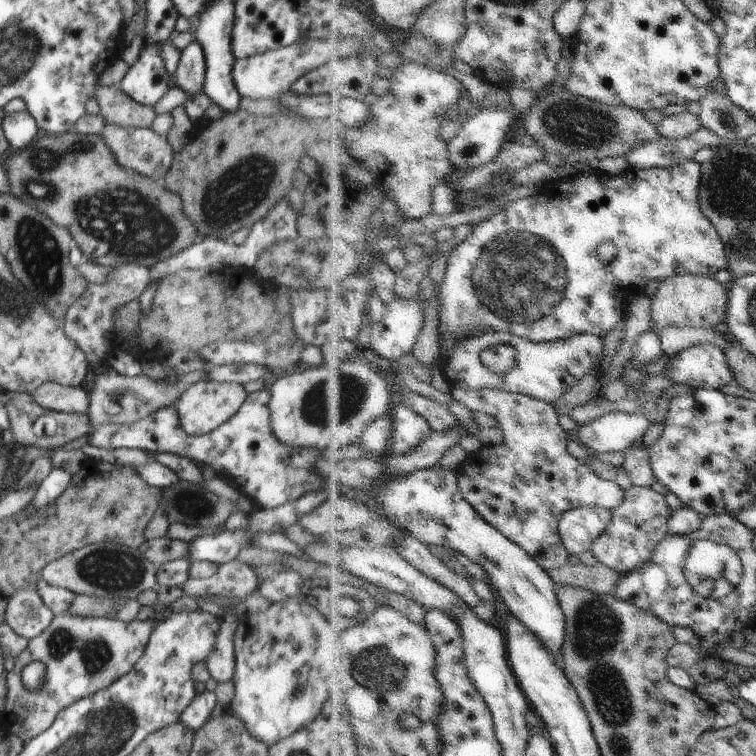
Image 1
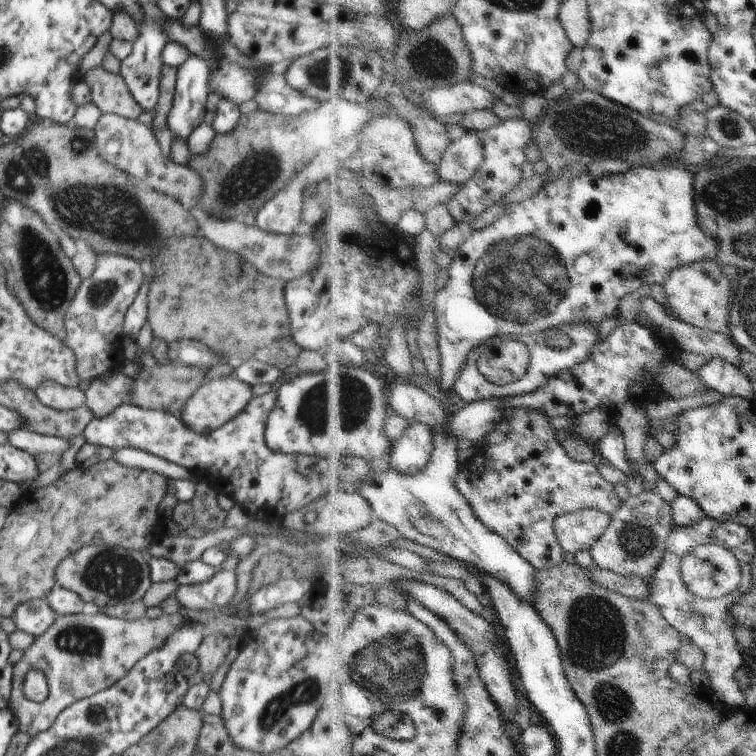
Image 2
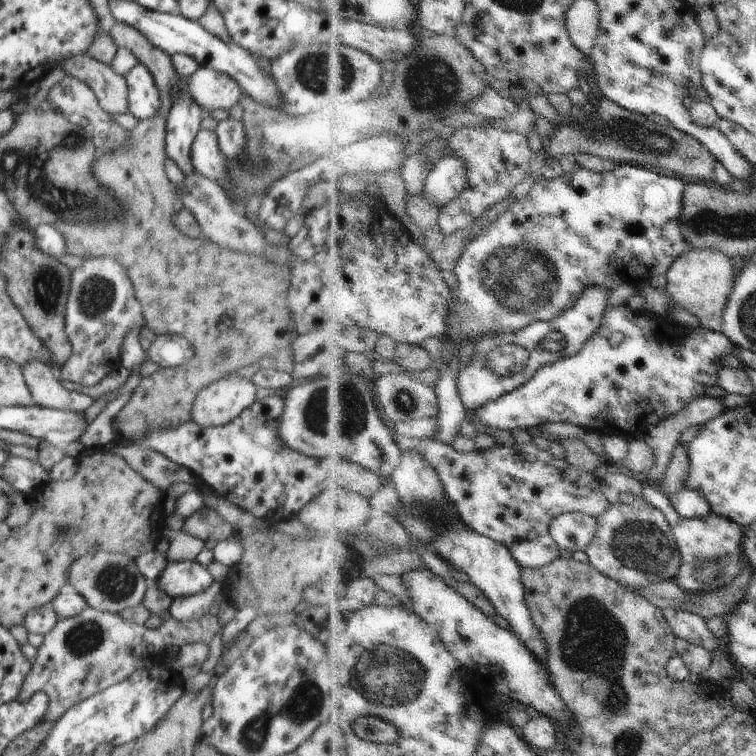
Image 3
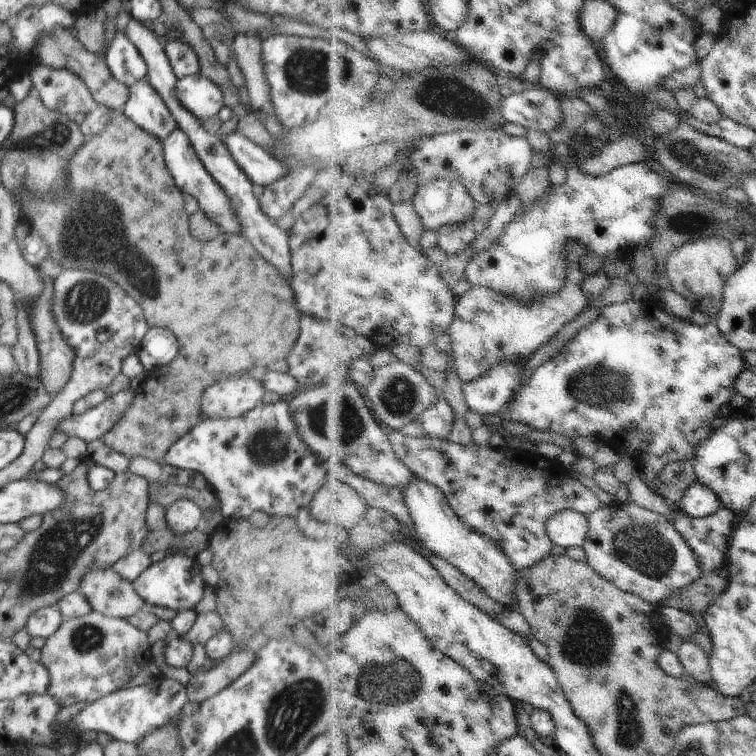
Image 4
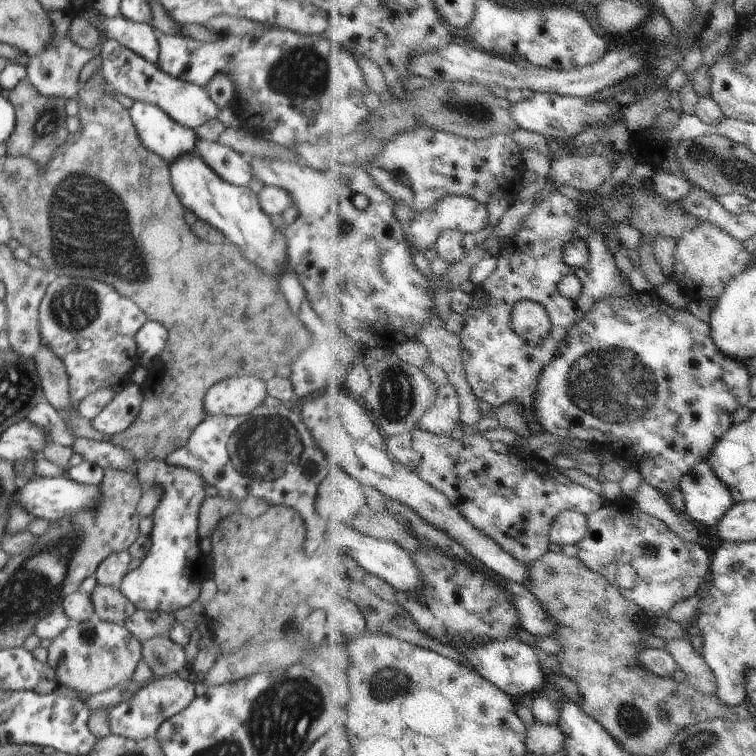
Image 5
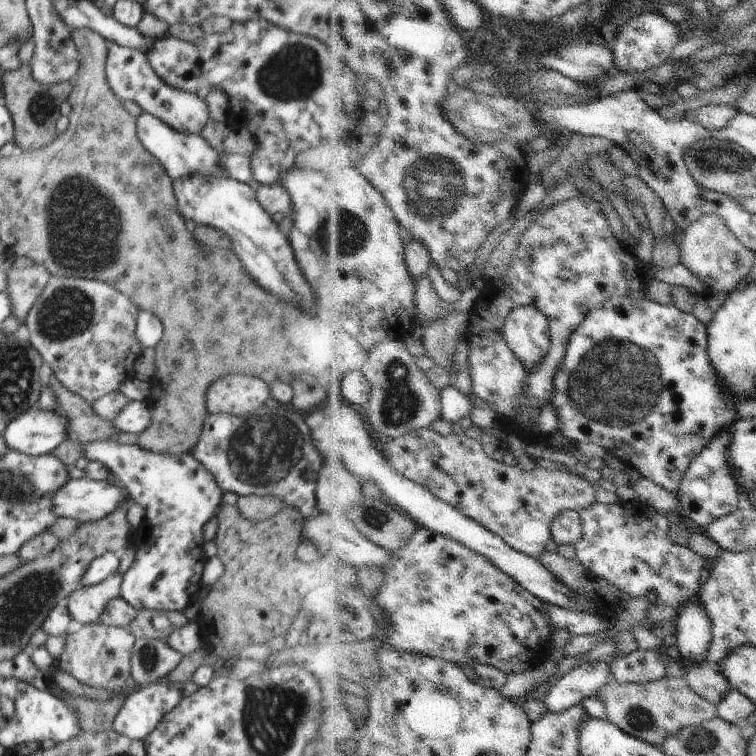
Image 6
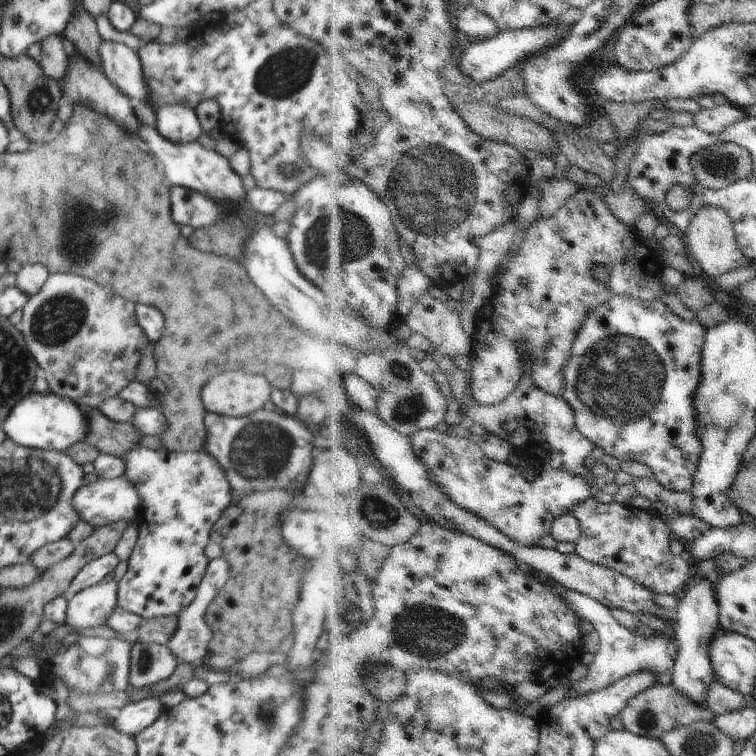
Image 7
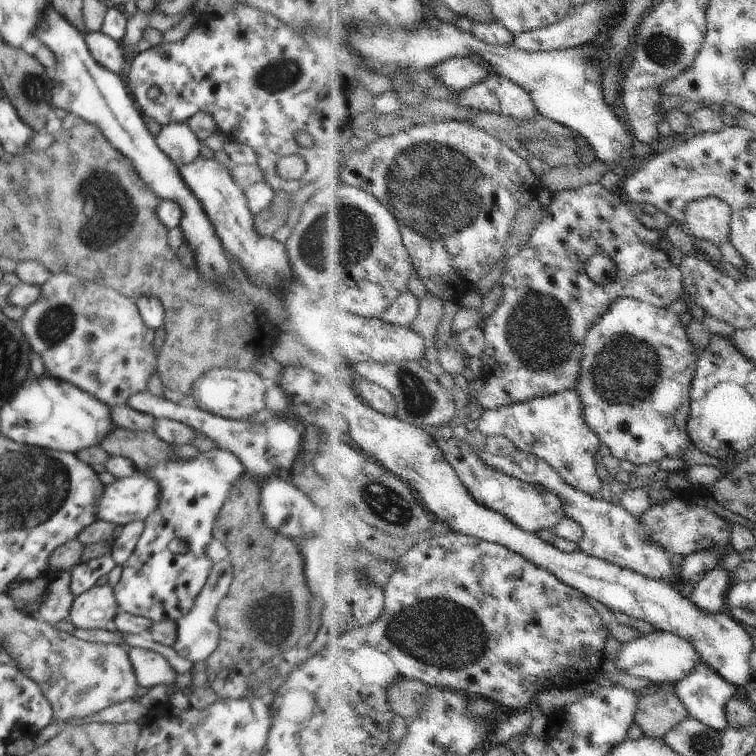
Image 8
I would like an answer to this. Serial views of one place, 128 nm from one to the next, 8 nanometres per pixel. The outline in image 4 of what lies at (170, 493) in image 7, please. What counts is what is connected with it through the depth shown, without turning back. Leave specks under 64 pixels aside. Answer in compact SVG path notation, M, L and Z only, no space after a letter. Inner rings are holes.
M179 499L167 507L166 526L174 533L187 533L199 529L203 512L200 505L190 499ZM172 548L162 561L150 564L138 578L134 578L132 586L138 592L138 596L144 600L146 607L168 607L175 611L194 609L202 600L207 586L202 580L200 569L201 565L196 558L189 557L183 550Z

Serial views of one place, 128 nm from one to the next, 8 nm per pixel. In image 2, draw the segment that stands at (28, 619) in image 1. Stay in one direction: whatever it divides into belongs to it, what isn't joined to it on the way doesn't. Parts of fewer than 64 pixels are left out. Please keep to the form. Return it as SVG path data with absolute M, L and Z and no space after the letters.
M44 598L23 602L16 608L11 618L18 630L37 637L50 628L55 621L56 614Z

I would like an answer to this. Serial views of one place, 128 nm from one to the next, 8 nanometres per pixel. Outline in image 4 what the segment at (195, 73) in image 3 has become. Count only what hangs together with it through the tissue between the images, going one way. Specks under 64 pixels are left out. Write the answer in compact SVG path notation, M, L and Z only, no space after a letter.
M201 73L178 78L174 92L180 104L201 121L216 116L224 106L224 94L220 87Z

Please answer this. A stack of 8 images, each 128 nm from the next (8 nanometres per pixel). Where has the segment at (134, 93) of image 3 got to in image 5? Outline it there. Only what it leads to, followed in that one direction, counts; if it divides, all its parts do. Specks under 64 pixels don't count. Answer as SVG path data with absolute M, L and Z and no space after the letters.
M134 101L129 114L144 148L160 156L168 165L184 154L197 154L195 130L180 126L158 106Z

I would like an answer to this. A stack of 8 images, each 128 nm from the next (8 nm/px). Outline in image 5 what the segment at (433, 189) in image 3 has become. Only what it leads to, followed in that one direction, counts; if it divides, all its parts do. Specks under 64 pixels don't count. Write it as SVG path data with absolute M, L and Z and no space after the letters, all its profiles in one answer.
M450 194L442 202L438 203L436 208L426 210L422 214L415 216L412 227L409 231L410 248L412 254L417 252L426 252L428 248L436 248L438 239L442 232L448 229L462 230L464 233L474 233L484 230L490 224L489 208L476 198L471 196L456 196Z

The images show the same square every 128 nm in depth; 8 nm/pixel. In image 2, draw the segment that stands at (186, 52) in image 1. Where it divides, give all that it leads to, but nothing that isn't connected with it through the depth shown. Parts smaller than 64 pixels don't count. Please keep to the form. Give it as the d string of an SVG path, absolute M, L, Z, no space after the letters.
M190 55L177 68L173 103L167 118L172 138L184 140L204 122L208 92L208 66L202 58Z

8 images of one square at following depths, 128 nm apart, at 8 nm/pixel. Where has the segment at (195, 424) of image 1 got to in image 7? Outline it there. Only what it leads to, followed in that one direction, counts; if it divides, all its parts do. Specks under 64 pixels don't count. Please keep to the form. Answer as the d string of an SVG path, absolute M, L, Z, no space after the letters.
M240 372L216 374L204 384L200 398L207 411L222 416L248 416L271 399L272 387L263 375Z

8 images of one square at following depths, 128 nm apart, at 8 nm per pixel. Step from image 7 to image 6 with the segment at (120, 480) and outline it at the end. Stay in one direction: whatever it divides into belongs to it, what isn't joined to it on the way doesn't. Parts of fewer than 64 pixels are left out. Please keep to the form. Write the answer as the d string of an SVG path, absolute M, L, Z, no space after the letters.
M87 477L70 479L52 496L52 512L60 518L80 523L102 520L104 516L116 512L128 497L128 490L121 483L90 480Z

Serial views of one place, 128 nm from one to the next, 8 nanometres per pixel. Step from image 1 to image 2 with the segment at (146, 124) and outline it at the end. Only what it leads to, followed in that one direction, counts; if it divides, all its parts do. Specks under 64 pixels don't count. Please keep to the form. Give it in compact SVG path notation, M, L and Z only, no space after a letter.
M98 65L86 72L83 79L90 87L92 102L102 113L134 120L144 111L134 100L121 73L108 72L102 65Z

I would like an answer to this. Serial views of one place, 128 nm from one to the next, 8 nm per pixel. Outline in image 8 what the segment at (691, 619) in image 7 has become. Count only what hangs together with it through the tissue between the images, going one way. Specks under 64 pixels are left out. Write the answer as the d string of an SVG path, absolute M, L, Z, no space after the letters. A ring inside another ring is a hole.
M719 564L714 570L695 587L691 594L698 608L718 614L724 610L728 602L730 590L734 588L734 572L725 570ZM705 662L675 685L691 714L718 732L726 732L731 727L728 702L740 693L738 686L724 679Z

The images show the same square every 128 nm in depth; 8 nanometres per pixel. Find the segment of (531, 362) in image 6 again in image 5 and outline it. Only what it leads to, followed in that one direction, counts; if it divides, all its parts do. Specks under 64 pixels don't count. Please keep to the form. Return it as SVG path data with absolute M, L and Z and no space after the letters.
M522 301L514 308L512 328L530 344L544 346L552 334L548 308L536 301Z

